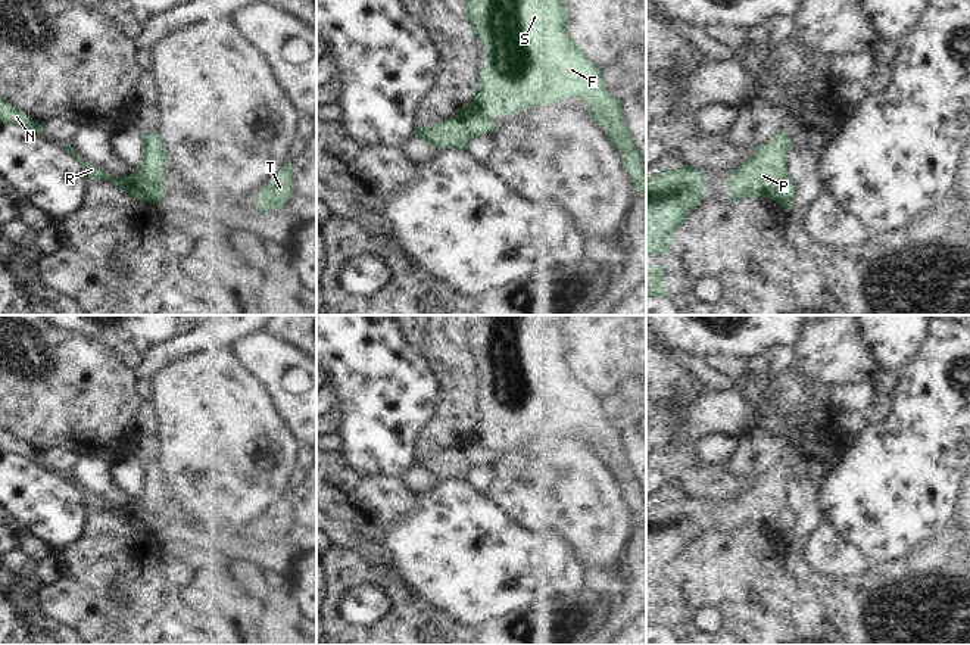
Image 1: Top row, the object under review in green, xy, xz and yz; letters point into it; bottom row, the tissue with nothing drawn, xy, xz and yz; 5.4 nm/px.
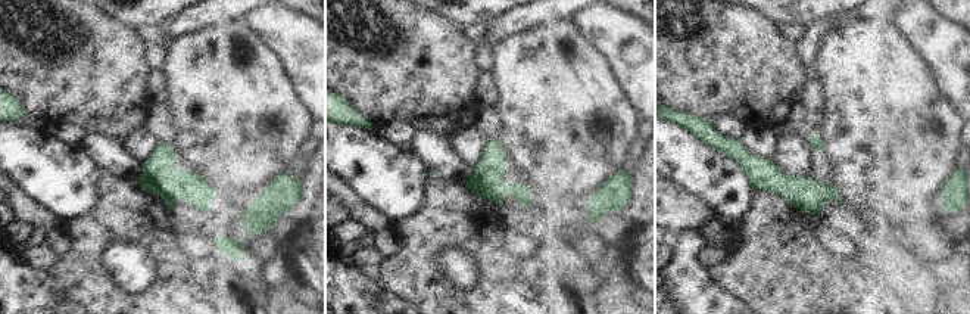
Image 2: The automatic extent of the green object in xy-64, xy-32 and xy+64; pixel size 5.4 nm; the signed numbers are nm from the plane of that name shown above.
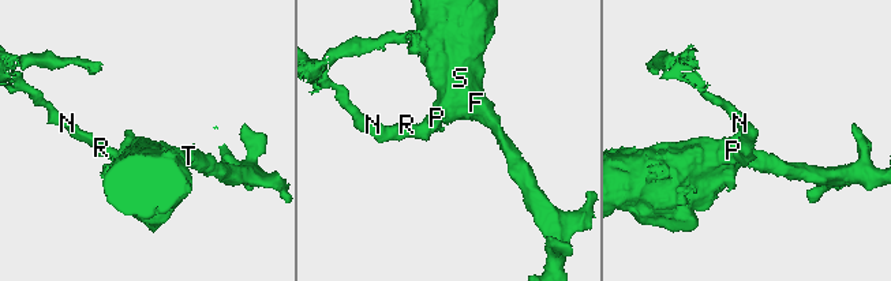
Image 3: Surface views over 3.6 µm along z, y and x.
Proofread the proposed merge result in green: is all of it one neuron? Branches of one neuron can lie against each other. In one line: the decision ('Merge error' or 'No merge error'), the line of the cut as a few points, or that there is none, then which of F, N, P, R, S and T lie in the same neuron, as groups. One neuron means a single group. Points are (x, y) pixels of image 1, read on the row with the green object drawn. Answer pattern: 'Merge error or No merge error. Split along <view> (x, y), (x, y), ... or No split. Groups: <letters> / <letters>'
Merge error. Split along xy (137, 170), (147, 183), (162, 192). Groups: F P S T / N R

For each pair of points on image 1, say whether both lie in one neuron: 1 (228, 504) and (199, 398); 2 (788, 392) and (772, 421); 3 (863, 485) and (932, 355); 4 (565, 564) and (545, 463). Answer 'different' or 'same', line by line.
1: same
2: different
3: same
4: different

